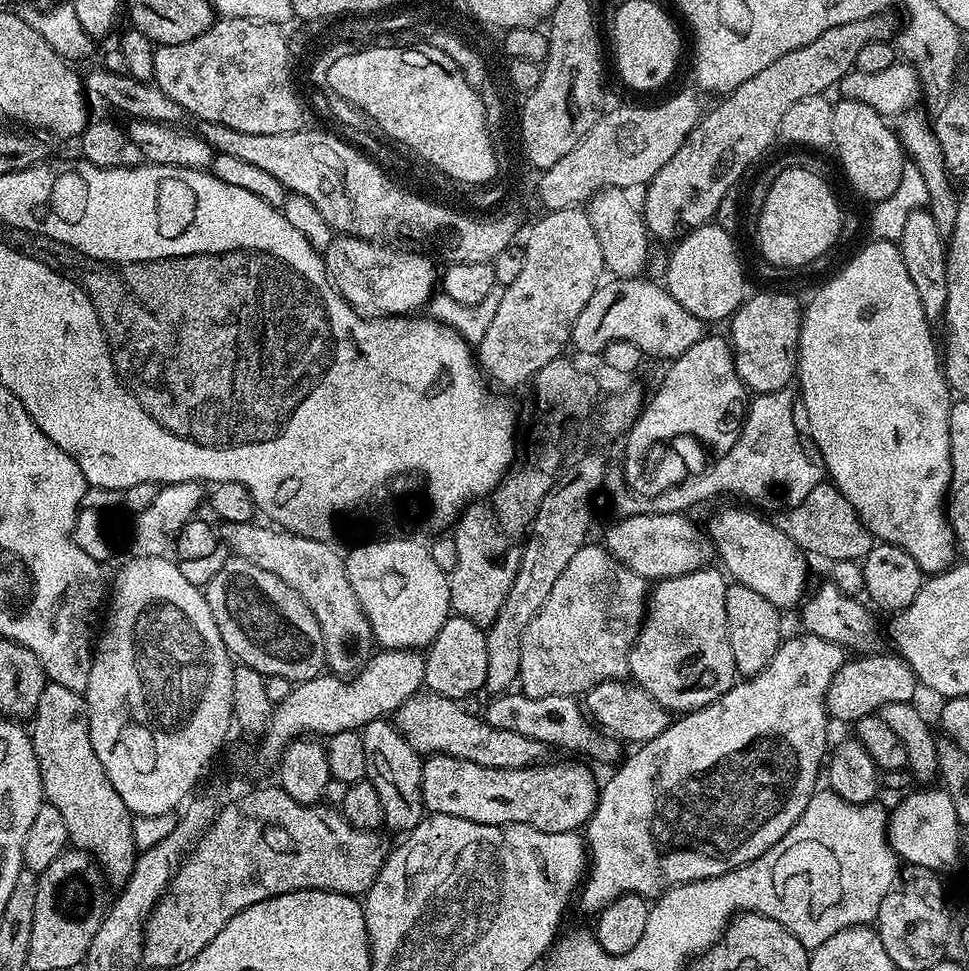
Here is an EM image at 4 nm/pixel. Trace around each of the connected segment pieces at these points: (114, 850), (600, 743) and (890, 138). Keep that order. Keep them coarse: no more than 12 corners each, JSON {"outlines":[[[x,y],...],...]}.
{"outlines":[[[48,682],[30,717],[44,799],[123,886],[134,817],[90,742],[87,700]],[[576,696],[491,697],[484,721],[615,765],[621,741]],[[837,99],[834,152],[869,202],[906,167],[897,129],[863,102]]]}

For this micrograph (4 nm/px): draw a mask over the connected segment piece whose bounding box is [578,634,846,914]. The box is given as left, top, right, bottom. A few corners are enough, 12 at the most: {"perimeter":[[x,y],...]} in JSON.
{"perimeter":[[839,644],[625,755],[586,825],[599,914],[766,854],[829,747]]}

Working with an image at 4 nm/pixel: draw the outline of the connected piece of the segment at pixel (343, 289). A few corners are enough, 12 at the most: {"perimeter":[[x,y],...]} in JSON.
{"perimeter":[[343,234],[332,285],[366,317],[407,315],[438,284],[428,256]]}

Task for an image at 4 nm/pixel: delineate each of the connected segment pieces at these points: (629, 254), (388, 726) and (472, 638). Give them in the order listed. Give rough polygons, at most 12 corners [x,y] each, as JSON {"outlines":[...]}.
{"outlines":[[[602,188],[586,211],[616,278],[645,271],[650,233],[622,188]],[[391,719],[360,732],[383,827],[425,819],[421,753]],[[449,615],[423,687],[461,702],[486,682],[485,629]]]}

